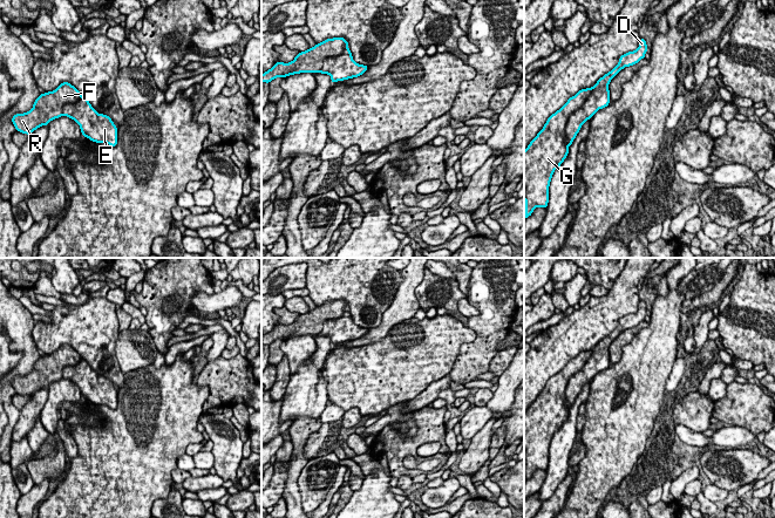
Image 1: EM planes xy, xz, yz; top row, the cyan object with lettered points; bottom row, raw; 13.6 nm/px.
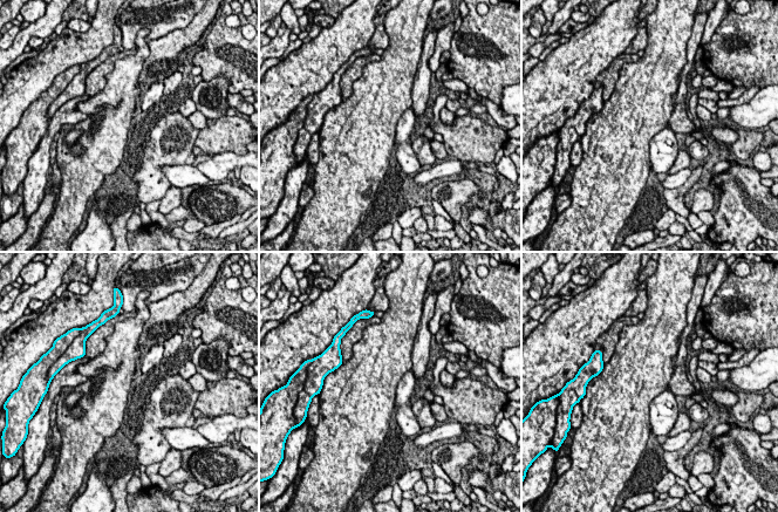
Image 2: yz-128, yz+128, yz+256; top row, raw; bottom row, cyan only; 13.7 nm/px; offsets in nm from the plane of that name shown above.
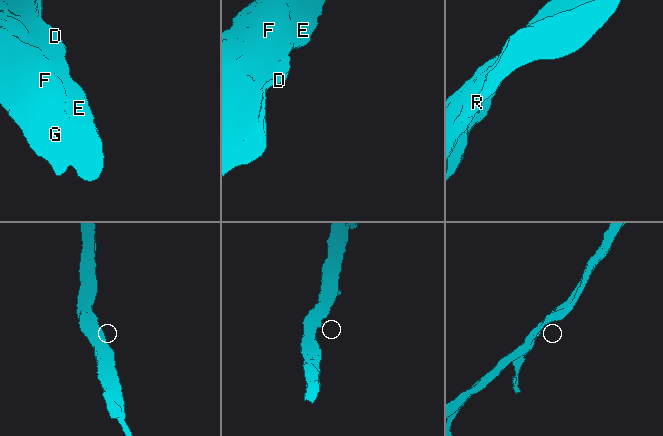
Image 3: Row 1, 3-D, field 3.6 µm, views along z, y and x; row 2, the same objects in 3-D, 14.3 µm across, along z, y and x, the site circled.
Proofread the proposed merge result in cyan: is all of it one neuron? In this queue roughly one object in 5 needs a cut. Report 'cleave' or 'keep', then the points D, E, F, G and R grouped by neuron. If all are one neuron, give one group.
keep; groups D E F G R

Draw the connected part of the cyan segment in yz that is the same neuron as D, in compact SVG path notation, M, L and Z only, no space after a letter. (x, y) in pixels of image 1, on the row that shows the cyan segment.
M640 39L639 47L633 52L621 55L618 64L611 71L600 77L593 87L579 90L575 96L571 96L559 110L550 115L543 129L530 142L528 148L524 150L524 220L532 214L536 207L548 207L549 186L552 175L566 158L569 146L582 129L582 125L599 109L610 104L609 84L611 83L611 80L625 67L637 64L641 59L645 59L646 52L646 41L645 39Z

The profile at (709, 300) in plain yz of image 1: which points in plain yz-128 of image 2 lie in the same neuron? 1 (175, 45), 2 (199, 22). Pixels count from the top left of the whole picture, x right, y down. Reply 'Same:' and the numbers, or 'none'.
Same: 1, 2

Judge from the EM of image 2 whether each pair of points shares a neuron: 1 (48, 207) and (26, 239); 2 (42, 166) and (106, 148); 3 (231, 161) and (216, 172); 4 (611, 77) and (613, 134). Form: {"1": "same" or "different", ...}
{"1": "same", "2": "different", "3": "same", "4": "different"}

